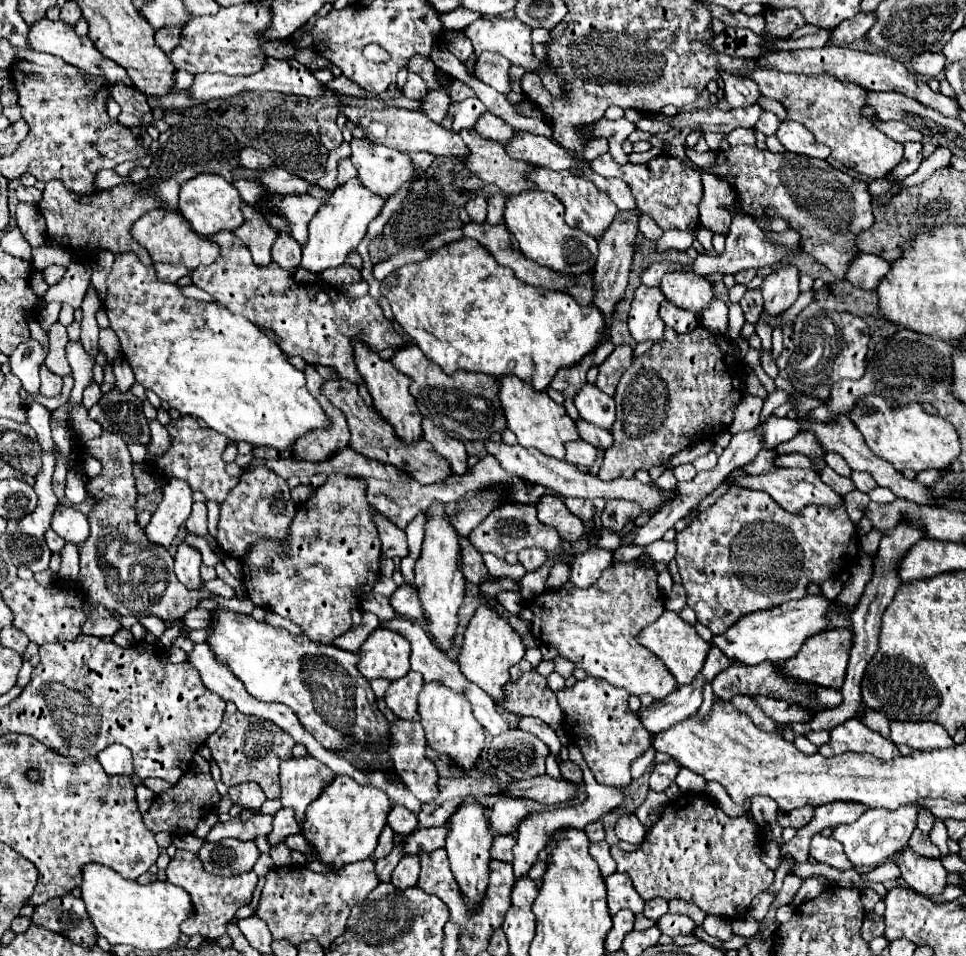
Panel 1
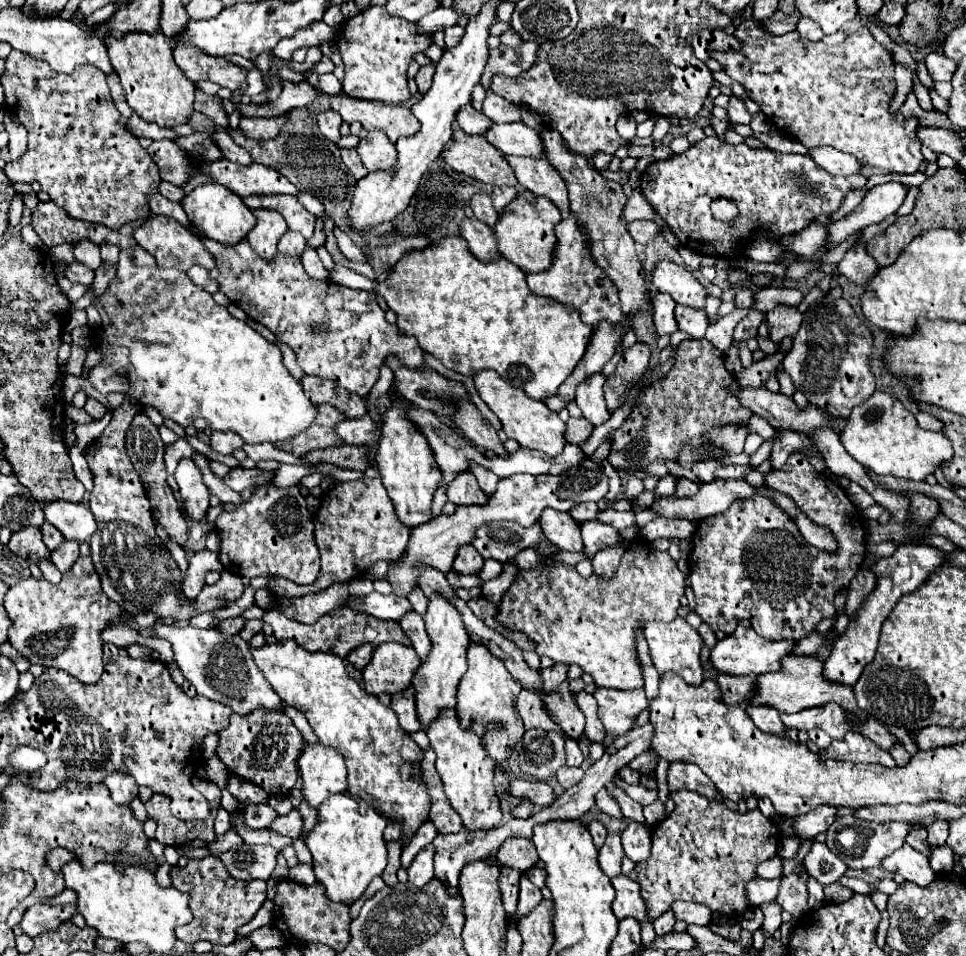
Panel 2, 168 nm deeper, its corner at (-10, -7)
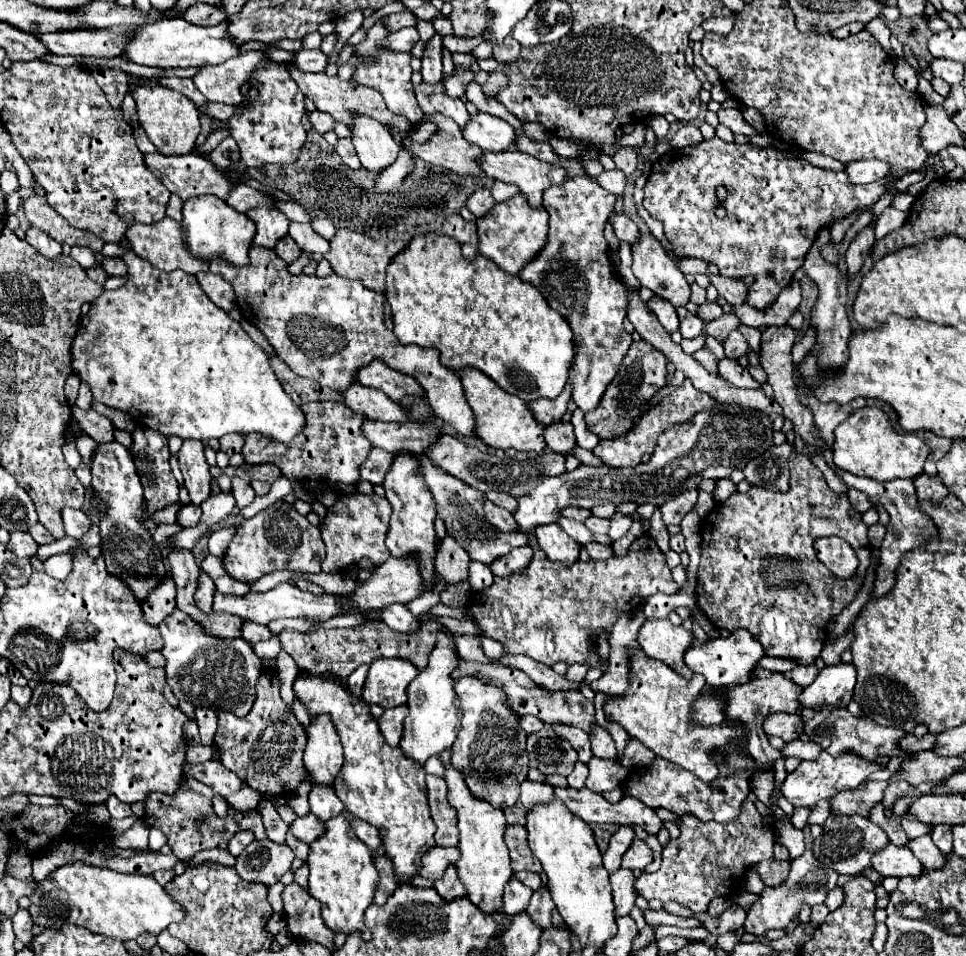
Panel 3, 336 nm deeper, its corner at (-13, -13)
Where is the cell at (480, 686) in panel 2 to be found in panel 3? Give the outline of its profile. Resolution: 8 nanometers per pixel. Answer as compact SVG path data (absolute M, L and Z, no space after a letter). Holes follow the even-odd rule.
M463 677L461 681L455 683L455 693L457 693L463 717L461 717L461 729L459 729L457 741L451 747L451 765L463 771L467 789L477 799L487 801L495 809L511 809L519 801L519 785L527 779L527 771L529 771L527 751L525 751L527 735L519 725L519 717L507 705L505 693L495 685L481 683L479 679L473 679L473 677Z

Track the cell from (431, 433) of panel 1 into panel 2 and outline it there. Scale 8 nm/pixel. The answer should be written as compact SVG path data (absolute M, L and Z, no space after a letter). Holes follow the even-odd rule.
M468 461L468 471L476 477L476 481L478 481L480 489L484 489L484 493L488 493L488 495L490 495L492 491L496 491L498 477L496 477L492 471L484 469L482 465L478 465L478 463L474 463L474 461Z

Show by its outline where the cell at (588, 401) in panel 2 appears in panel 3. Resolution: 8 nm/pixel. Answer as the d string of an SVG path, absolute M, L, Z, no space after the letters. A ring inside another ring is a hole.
M575 177L565 179L561 185L547 187L543 191L543 207L549 213L549 235L545 247L519 271L519 279L531 283L535 289L541 291L545 301L563 315L569 323L575 339L575 359L571 365L569 385L573 387L573 401L581 411L591 411L599 405L607 385L611 383L613 375L617 375L625 353L629 351L633 339L623 327L623 319L627 315L627 291L621 283L621 277L609 257L609 247L603 237L603 229L607 223L609 213L615 209L617 197L607 193L597 185L593 177Z

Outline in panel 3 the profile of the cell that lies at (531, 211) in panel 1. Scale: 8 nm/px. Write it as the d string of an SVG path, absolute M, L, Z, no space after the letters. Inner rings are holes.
M517 193L515 197L497 203L491 213L477 219L477 235L479 235L479 253L489 257L509 275L517 275L519 269L529 263L541 247L547 243L547 211L531 209L527 197Z

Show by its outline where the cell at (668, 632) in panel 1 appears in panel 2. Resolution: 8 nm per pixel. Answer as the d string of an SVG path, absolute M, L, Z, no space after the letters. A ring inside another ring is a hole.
M676 617L672 623L646 623L644 625L644 637L650 647L650 657L660 675L664 673L676 673L680 675L688 685L700 685L704 681L704 671L700 663L700 651L704 647L702 637L698 635L696 629L692 629L686 619Z

